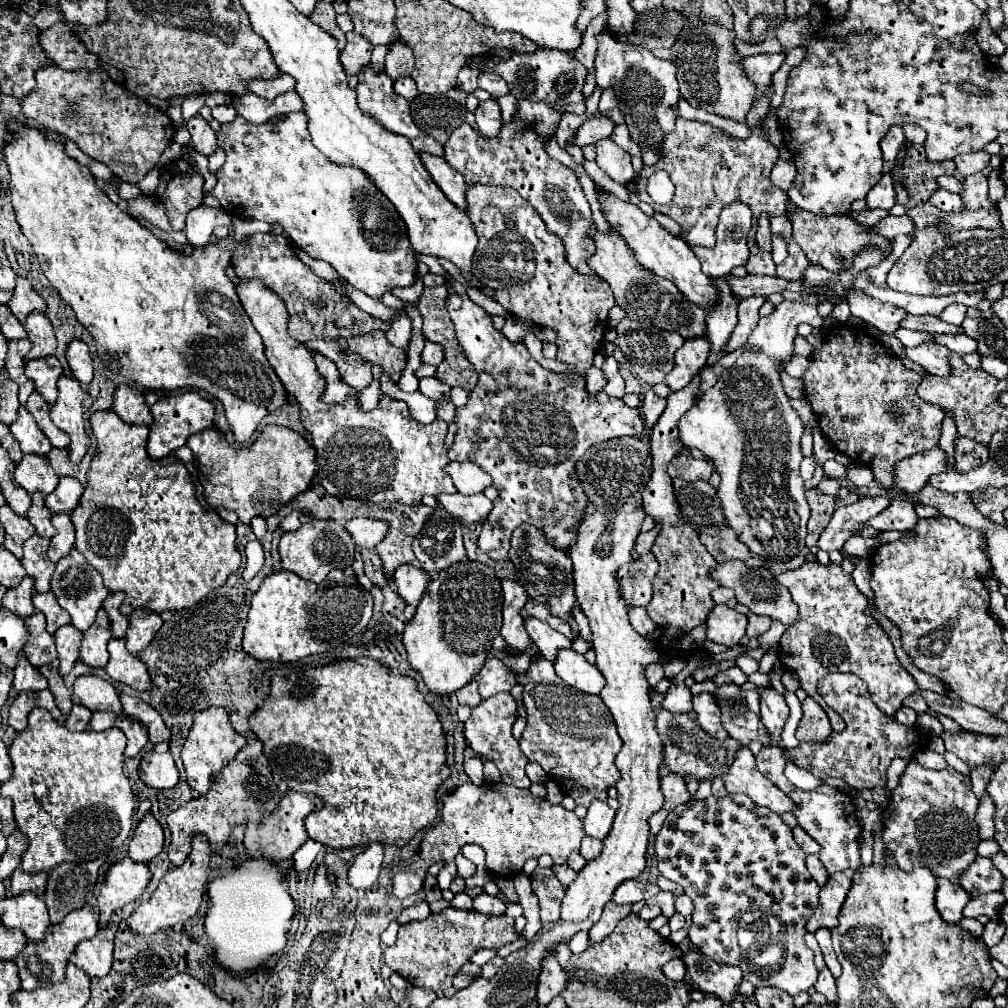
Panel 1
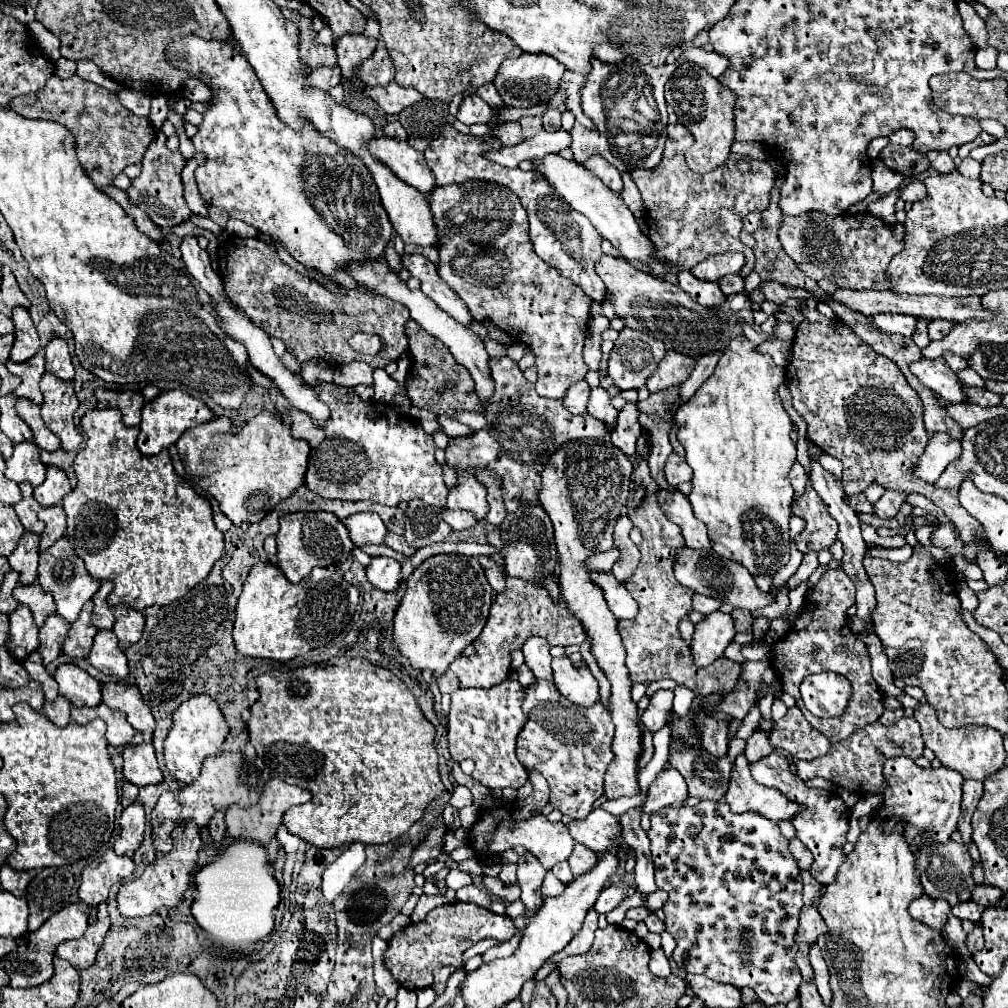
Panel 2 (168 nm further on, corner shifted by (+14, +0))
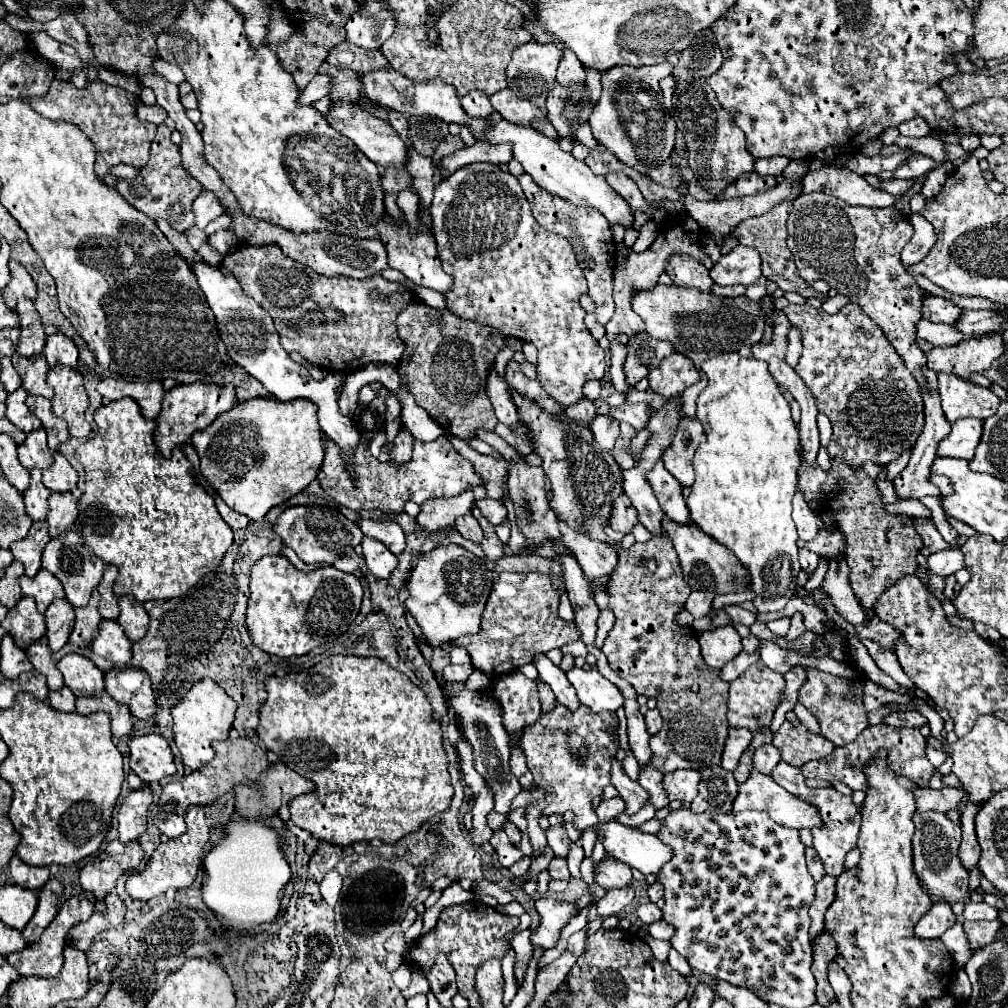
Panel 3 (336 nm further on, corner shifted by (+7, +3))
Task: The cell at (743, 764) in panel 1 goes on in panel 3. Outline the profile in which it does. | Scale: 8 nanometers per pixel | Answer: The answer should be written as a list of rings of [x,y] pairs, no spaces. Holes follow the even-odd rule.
[[[752,771],[748,781],[738,787],[738,797],[734,799],[734,811],[746,811],[746,809],[756,809],[756,811],[766,811],[778,825],[782,827],[792,827],[792,829],[814,829],[822,827],[822,819],[818,815],[818,809],[800,801],[792,793],[784,791],[780,785],[770,779],[770,775],[762,775],[760,771]]]

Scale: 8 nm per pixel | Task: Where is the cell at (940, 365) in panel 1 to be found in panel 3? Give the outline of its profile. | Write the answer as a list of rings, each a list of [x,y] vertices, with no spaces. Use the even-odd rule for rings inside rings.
[[[938,373],[938,391],[944,417],[950,423],[964,417],[978,417],[984,421],[992,417],[1000,405],[1000,399],[990,389],[950,373]]]

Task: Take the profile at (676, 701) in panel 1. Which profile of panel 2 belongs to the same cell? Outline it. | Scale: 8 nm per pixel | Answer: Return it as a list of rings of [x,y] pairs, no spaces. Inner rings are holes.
[[[657,690],[653,694],[651,704],[641,714],[641,722],[649,732],[657,732],[667,724],[669,714],[671,714],[671,702],[673,702],[671,690]]]

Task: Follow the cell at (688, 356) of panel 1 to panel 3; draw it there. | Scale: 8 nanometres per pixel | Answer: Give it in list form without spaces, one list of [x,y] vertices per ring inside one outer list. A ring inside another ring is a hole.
[[[672,353],[648,373],[648,381],[652,391],[672,399],[678,397],[686,387],[698,383],[700,371],[688,357],[680,353]]]

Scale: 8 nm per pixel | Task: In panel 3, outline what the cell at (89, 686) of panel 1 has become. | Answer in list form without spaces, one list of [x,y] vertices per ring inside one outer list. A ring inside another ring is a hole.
[[[78,653],[64,655],[58,661],[58,669],[64,675],[64,683],[76,697],[100,697],[104,693],[104,673],[88,657]]]

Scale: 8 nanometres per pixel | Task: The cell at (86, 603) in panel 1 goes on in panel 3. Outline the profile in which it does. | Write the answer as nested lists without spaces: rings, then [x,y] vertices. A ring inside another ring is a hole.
[[[68,529],[48,541],[42,553],[42,567],[48,569],[54,577],[58,577],[64,585],[66,599],[70,601],[72,607],[82,607],[88,603],[92,589],[96,589],[98,581],[102,579],[102,573],[106,569],[106,563],[96,557],[84,543],[84,537],[76,529]]]

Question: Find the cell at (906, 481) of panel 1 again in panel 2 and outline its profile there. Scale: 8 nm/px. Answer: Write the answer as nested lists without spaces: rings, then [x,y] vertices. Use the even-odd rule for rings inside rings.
[[[935,434],[923,456],[919,458],[919,464],[913,466],[913,474],[925,482],[935,482],[943,470],[961,454],[961,442],[953,440],[949,434]]]

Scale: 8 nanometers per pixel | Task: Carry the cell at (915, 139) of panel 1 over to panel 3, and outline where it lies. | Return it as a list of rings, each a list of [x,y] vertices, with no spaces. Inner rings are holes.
[[[916,117],[916,119],[900,123],[898,131],[900,131],[900,135],[906,135],[906,137],[926,137],[930,133],[930,127],[924,119]]]

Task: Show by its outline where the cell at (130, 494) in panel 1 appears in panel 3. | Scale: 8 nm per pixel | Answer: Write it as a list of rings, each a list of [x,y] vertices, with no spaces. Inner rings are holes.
[[[122,397],[120,401],[102,405],[94,413],[94,421],[98,425],[94,439],[88,439],[76,449],[76,457],[86,471],[86,487],[78,501],[78,521],[86,545],[100,559],[120,569],[120,579],[114,583],[116,597],[134,595],[144,603],[184,595],[200,577],[214,571],[222,561],[232,545],[232,529],[220,517],[214,499],[196,483],[192,465],[182,450],[175,448],[170,459],[160,455],[154,443],[156,421],[144,419],[134,399]]]

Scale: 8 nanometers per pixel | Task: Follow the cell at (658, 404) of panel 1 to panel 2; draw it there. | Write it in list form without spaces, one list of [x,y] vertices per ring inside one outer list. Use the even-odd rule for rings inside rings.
[[[627,402],[617,418],[617,428],[609,434],[611,442],[621,448],[629,458],[633,458],[635,454],[635,442],[639,438],[639,434],[643,432],[641,424],[637,422],[637,404]]]

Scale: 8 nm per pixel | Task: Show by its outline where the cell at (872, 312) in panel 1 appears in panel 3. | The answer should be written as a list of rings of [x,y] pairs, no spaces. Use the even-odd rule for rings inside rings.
[[[920,319],[920,323],[918,323],[918,337],[930,341],[934,347],[952,347],[952,345],[964,341],[964,335],[960,331],[956,331],[956,327],[932,323],[926,319]]]

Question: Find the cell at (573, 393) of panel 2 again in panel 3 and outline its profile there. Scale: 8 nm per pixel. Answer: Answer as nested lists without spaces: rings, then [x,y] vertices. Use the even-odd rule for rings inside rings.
[[[580,399],[580,401],[574,403],[572,407],[568,407],[564,413],[566,413],[570,419],[574,419],[574,421],[590,423],[590,421],[596,417],[596,407],[594,407],[594,403],[590,403],[590,401],[586,401],[586,399]]]

